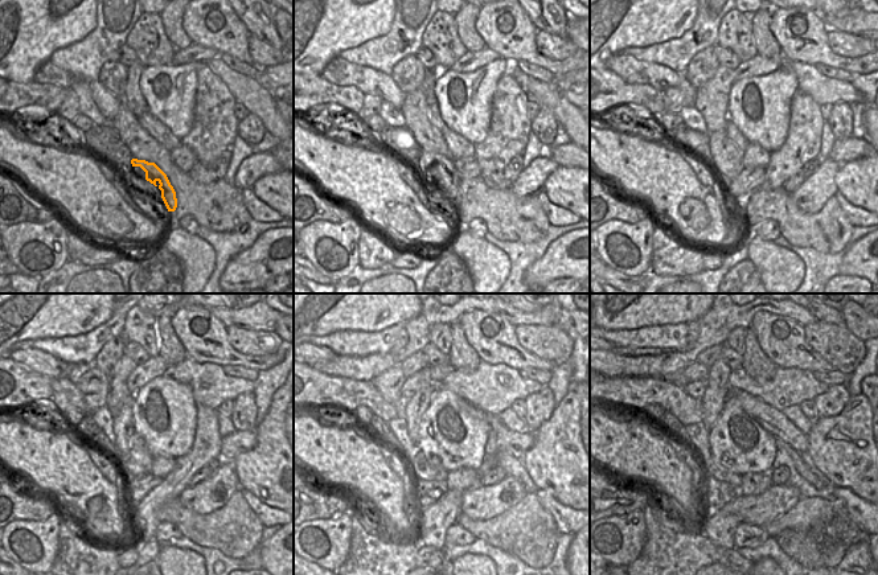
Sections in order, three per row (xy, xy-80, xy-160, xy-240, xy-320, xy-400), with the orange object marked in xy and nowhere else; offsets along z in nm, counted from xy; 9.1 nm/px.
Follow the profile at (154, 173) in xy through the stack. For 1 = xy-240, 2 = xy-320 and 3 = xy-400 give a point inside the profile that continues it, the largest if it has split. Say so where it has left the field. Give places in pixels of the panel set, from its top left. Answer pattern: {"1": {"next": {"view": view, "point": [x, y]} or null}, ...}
{"1": {"next": {"view": "xy-240", "point": [127, 440]}}, "2": {"next": {"view": "xy-320", "point": [413, 409]}}, "3": {"next": {"view": "xy-400", "point": [718, 391]}}}

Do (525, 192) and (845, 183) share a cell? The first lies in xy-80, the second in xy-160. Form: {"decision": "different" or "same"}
{"decision": "different"}

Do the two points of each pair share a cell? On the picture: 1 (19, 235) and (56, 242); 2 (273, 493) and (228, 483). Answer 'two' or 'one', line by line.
1: one
2: two

